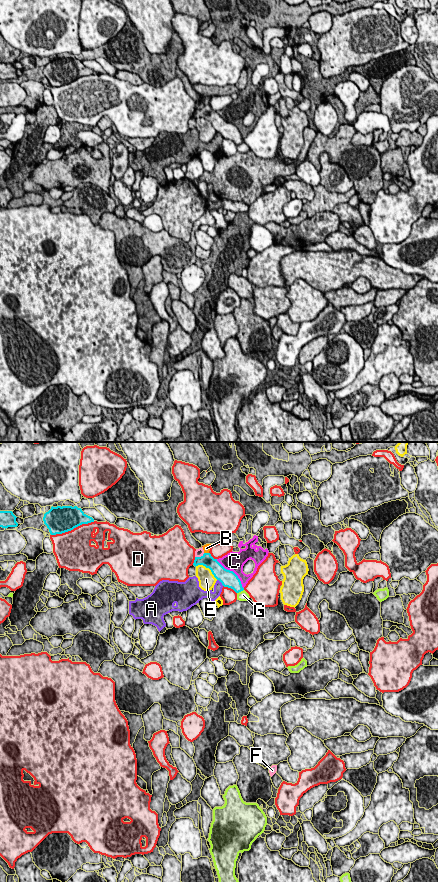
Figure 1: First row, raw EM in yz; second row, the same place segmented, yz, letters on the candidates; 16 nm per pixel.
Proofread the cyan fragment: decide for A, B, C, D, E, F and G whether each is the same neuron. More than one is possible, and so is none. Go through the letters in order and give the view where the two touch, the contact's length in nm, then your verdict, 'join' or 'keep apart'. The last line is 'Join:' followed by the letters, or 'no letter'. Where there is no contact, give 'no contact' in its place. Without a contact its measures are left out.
A: yz | 150 nm | keep apart
B: yz | 80 nm | keep apart
C: yz | 650 nm | keep apart
D: yz | 750 nm | keep apart
E: yz | 420 nm | keep apart
F: yz | 170 nm | keep apart
G: yz | 130 nm | keep apart
Join: no letter

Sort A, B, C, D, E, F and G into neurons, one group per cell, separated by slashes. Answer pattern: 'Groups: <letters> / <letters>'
Groups: A C / B / D / E / F / G

